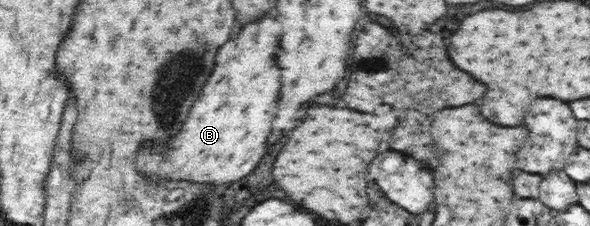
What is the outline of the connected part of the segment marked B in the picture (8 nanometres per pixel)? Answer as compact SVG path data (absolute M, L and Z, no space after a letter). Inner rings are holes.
M266 16L258 22L246 24L236 40L226 42L216 56L216 68L210 74L210 80L204 84L200 98L190 108L190 120L182 124L182 130L174 136L174 140L166 142L166 152L158 152L154 142L144 142L134 164L138 172L146 174L154 182L166 182L166 180L186 180L186 182L200 182L200 184L230 184L246 174L250 174L262 154L266 152L266 140L272 130L272 120L276 112L276 100L280 94L280 70L276 68L274 54L278 52L278 38L282 27L272 16Z

